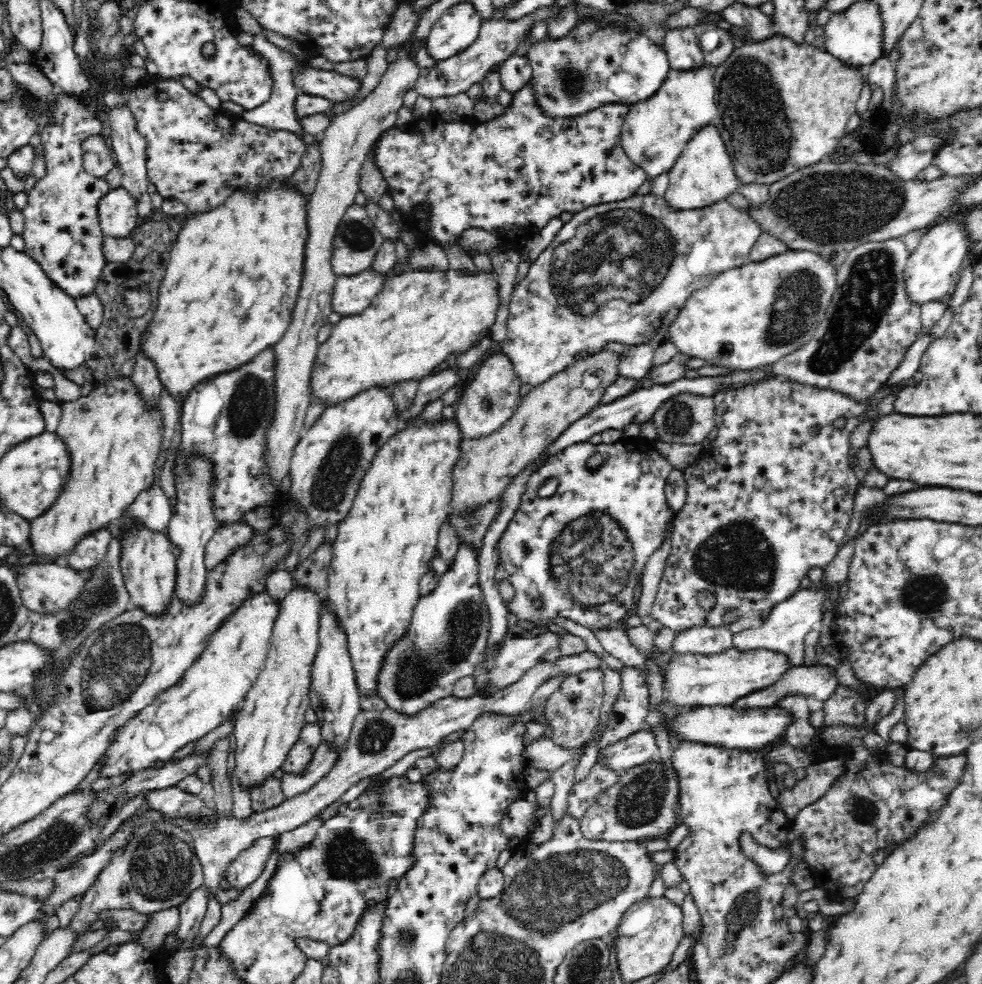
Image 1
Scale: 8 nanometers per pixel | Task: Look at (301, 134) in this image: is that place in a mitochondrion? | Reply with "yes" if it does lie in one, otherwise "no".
no

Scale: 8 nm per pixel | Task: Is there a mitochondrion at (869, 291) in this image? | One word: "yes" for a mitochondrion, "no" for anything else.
yes

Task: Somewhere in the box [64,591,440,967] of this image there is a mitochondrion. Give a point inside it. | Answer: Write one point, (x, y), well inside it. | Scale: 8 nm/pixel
(116, 663)

